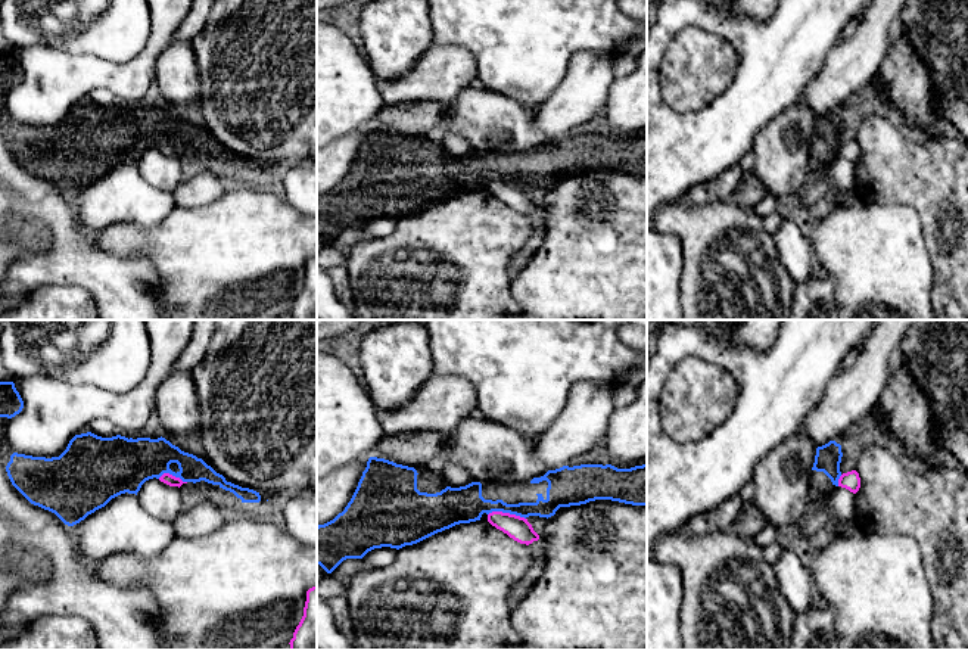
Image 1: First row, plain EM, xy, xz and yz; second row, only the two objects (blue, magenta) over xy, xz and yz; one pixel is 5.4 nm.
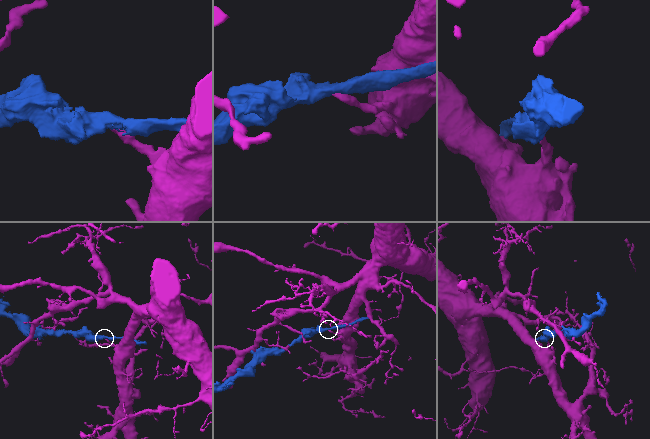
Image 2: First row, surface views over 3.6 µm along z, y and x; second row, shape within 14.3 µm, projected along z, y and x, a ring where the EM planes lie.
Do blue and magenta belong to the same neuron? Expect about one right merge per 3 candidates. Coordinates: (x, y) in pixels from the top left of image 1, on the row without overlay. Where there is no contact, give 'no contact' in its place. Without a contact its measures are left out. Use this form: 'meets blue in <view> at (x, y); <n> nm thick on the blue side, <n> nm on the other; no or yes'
meets blue in xz at (507, 182); 200 nm thick on the blue side, 130 nm on the other; no

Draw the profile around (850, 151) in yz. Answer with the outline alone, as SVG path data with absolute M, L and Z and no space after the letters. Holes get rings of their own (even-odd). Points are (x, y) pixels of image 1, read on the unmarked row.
M856 140L843 143L838 149L838 156L849 159L850 162L856 164L860 158L860 147Z

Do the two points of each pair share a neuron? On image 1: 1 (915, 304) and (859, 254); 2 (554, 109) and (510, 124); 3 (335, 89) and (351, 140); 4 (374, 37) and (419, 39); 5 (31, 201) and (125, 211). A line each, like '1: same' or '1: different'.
1: same
2: different
3: different
4: same
5: different

